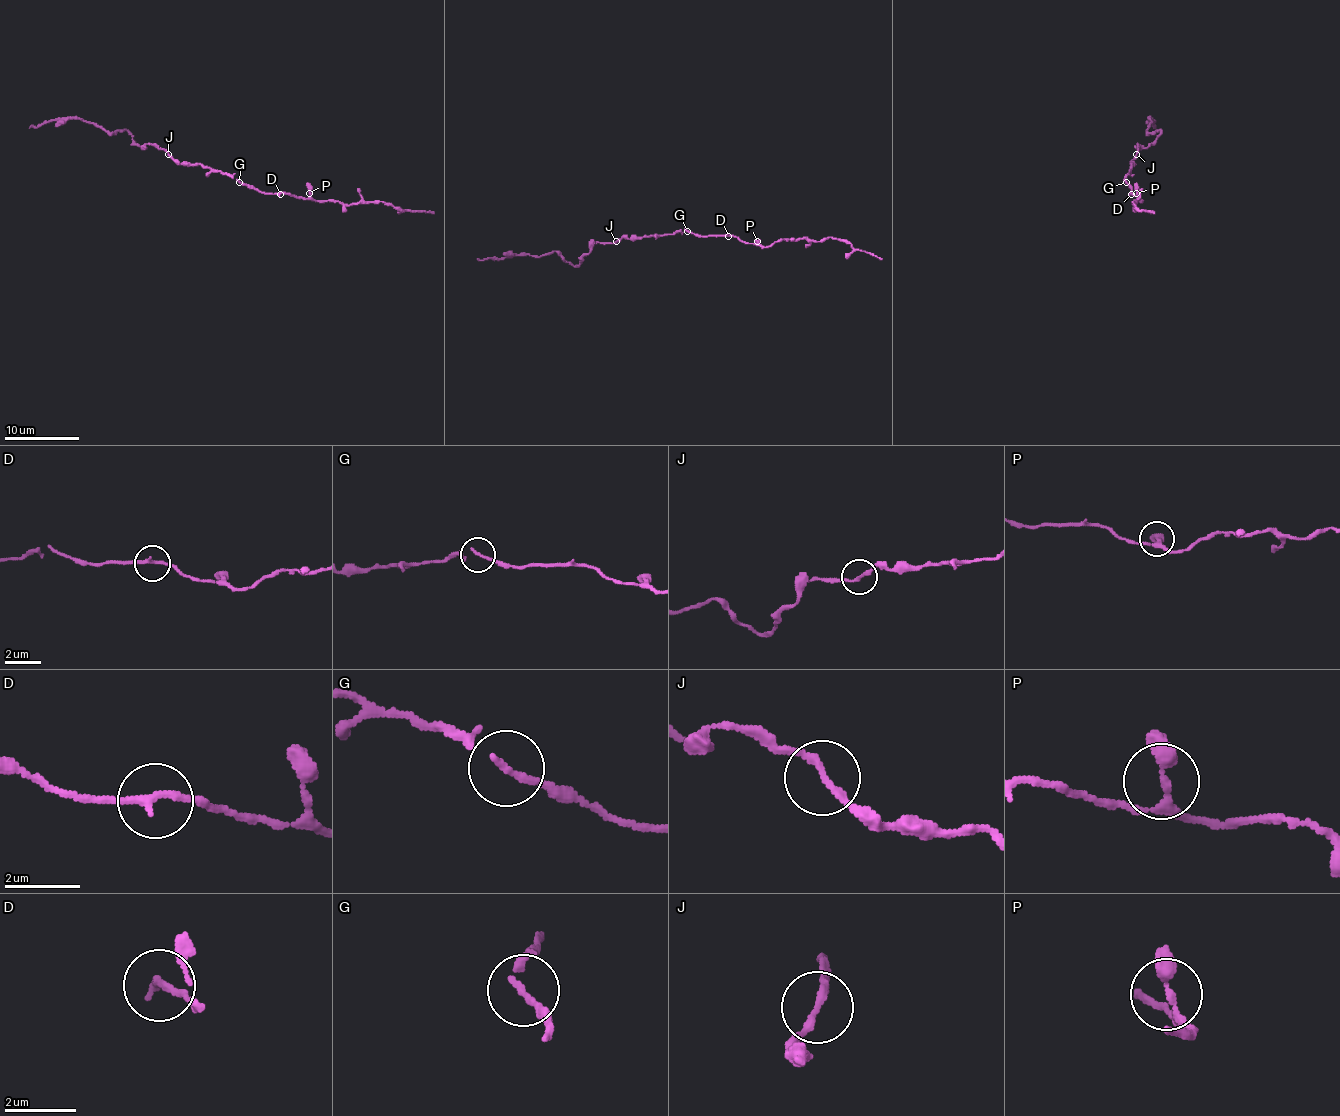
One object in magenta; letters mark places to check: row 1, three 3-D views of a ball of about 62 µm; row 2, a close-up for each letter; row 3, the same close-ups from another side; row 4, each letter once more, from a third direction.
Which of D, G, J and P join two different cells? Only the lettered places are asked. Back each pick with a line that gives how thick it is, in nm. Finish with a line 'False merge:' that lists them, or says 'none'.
J: 180 nm
False merge: J

